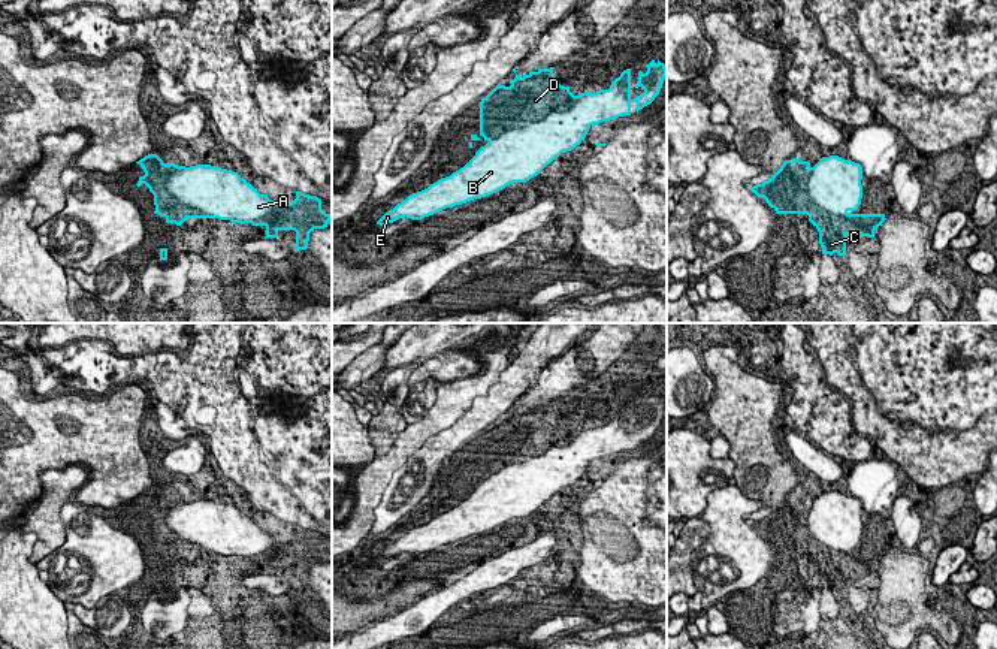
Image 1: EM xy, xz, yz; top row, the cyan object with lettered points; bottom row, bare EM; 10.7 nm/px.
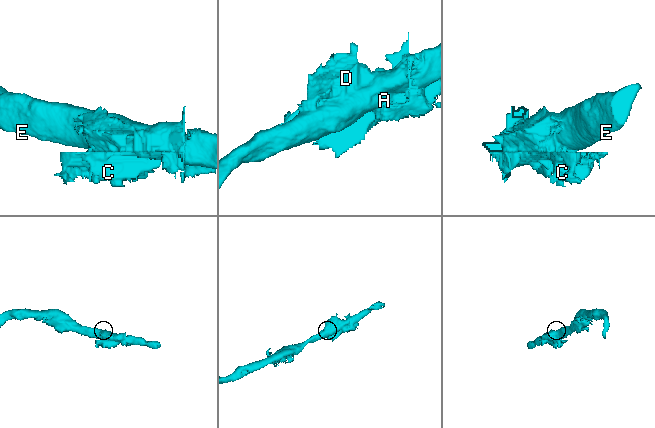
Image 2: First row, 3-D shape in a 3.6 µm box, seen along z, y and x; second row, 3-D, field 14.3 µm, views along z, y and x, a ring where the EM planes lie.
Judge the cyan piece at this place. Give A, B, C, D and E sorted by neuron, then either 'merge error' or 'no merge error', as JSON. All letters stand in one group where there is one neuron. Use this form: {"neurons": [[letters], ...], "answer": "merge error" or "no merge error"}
{"neurons": [["A", "B", "C", "D", "E"]], "answer": "no merge error"}

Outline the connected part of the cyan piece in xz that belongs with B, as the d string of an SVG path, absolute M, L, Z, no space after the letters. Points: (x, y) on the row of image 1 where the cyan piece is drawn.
M553 67L538 69L522 78L516 73L510 84L505 87L499 82L480 102L480 135L471 135L469 148L481 136L487 144L463 167L427 188L410 194L386 212L377 224L386 226L405 217L422 220L445 208L490 196L510 184L526 182L562 153L580 145L593 124L631 115L631 69L623 70L608 90L581 93L580 96L574 96L570 87L559 84Z

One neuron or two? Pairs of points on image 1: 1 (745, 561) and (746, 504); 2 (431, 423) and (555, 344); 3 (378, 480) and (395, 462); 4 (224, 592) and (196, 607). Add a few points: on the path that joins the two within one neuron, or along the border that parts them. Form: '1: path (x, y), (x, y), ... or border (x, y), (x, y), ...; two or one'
1: path (739, 548), (739, 518); one
2: border (510, 364), (473, 404); two
3: path (381, 476), (390, 467); one
4: path (217, 594), (204, 601); one

